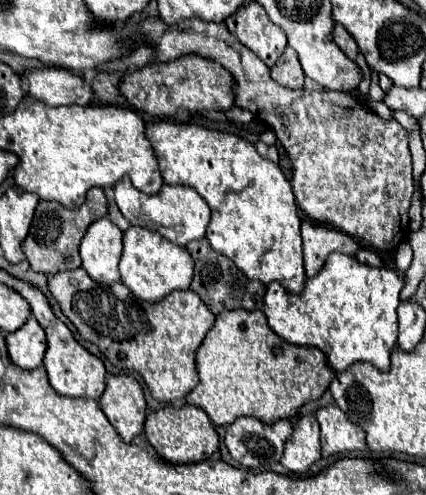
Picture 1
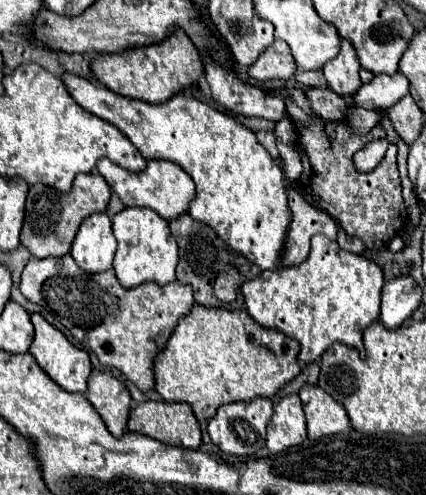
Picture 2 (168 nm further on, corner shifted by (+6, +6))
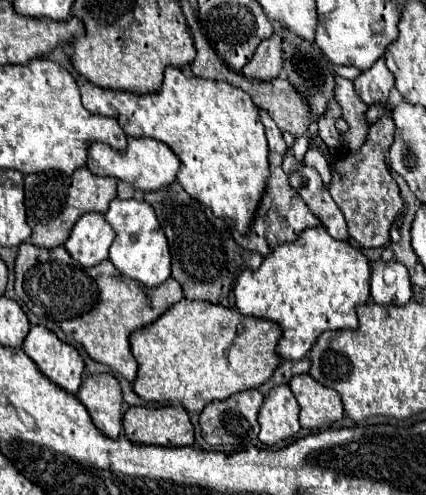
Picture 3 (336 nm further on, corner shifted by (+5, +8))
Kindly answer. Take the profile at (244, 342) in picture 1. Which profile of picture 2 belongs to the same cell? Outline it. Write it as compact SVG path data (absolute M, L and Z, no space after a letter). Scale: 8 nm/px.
M194 304L192 312L178 322L172 332L168 346L156 358L156 386L154 390L166 402L186 402L192 406L198 420L212 420L216 410L228 402L250 402L254 398L274 398L288 382L292 382L302 366L298 362L300 342L284 336L278 330L260 326L246 310L226 310L226 308L204 308Z

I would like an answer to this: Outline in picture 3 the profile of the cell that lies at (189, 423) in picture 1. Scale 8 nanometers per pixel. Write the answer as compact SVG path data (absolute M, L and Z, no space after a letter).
M131 406L123 414L123 430L135 444L191 446L195 440L193 424L181 406Z

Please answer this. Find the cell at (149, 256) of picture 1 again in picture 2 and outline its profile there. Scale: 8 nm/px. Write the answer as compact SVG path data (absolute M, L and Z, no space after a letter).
M126 208L112 218L112 230L118 240L114 256L114 272L124 288L136 288L144 282L156 282L166 286L176 280L178 246L168 230L168 222L162 220L150 208Z

